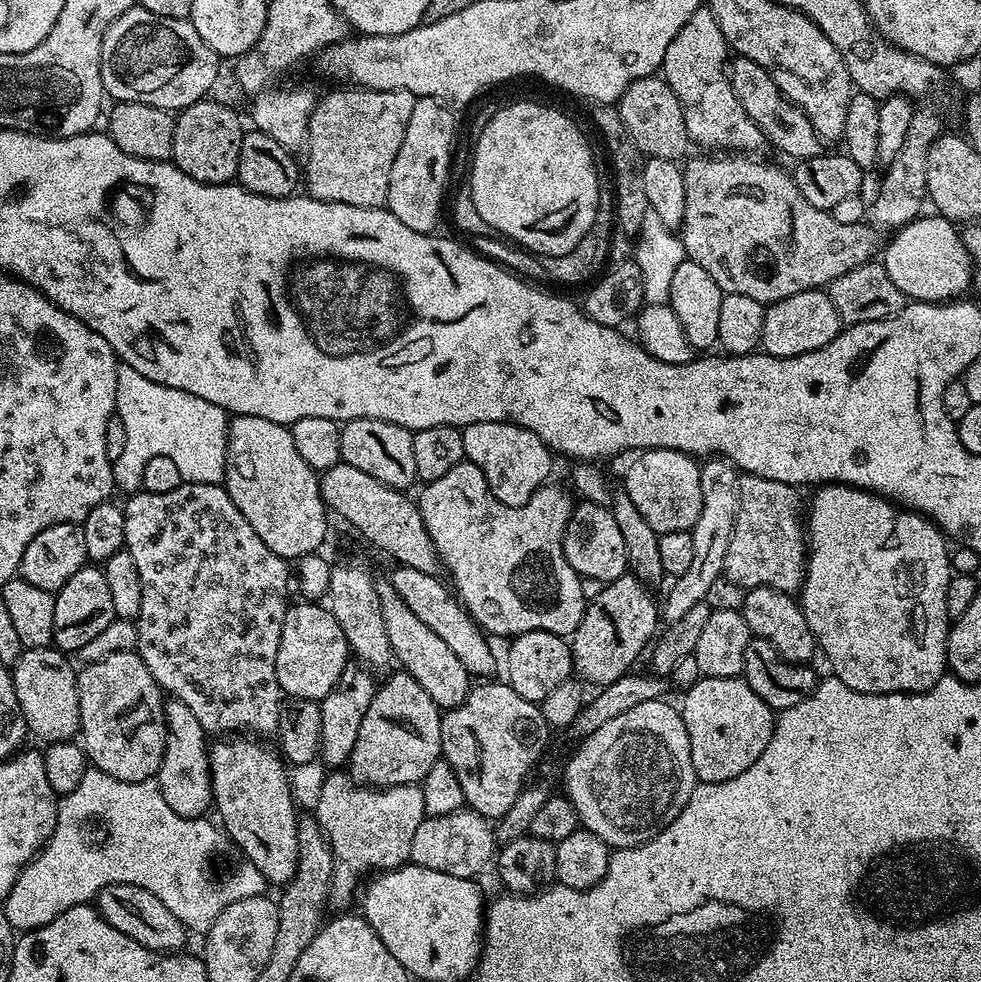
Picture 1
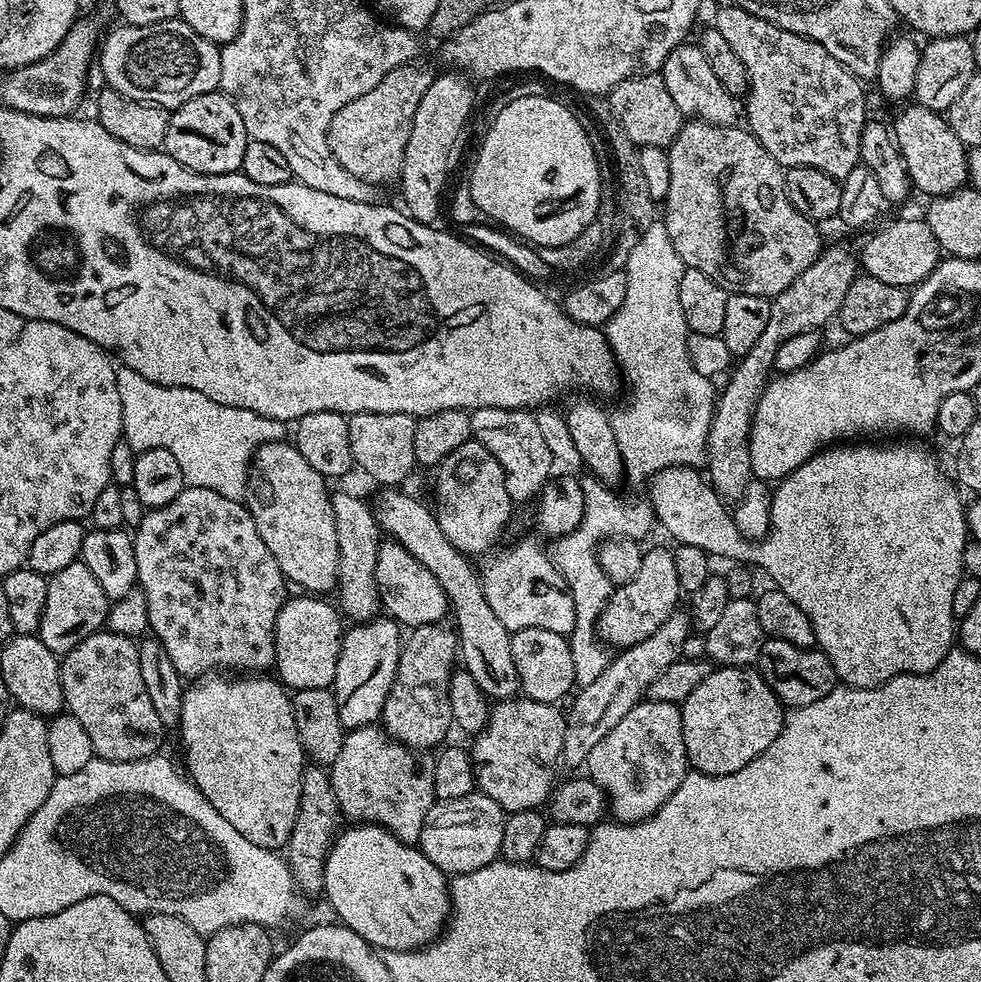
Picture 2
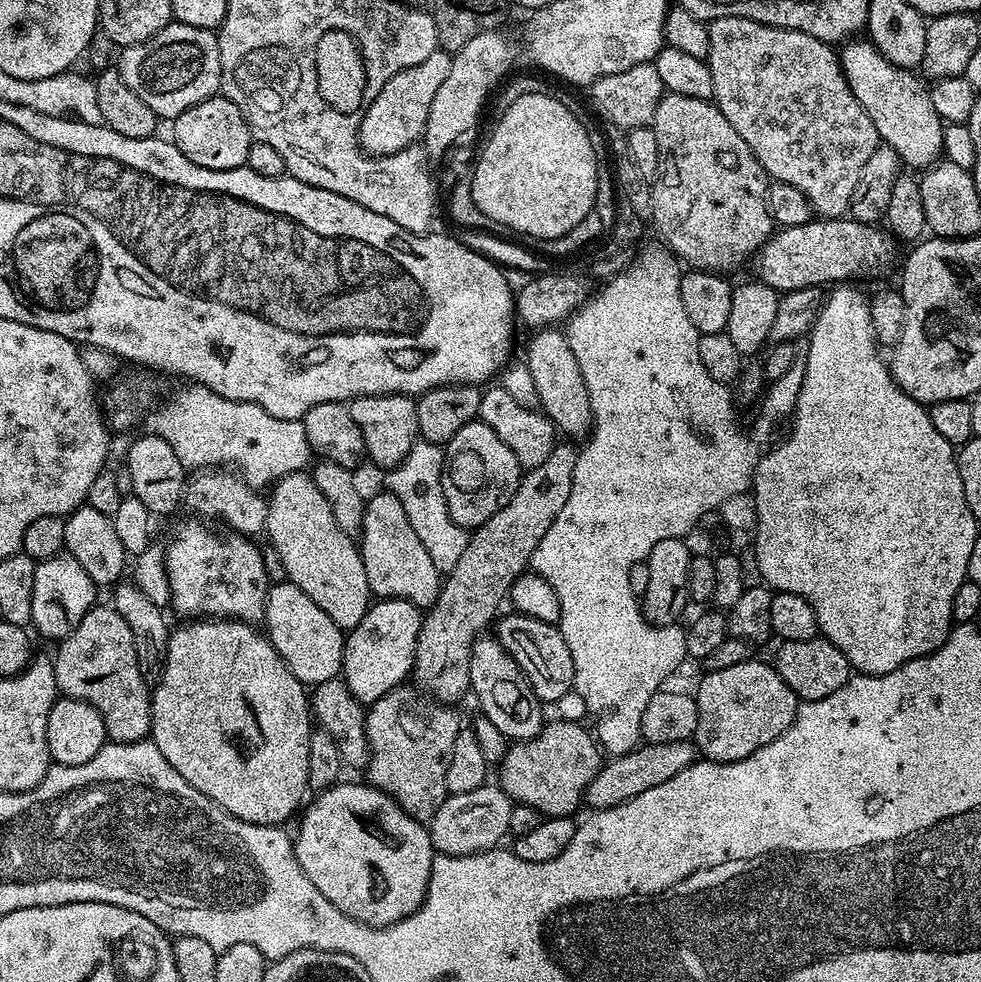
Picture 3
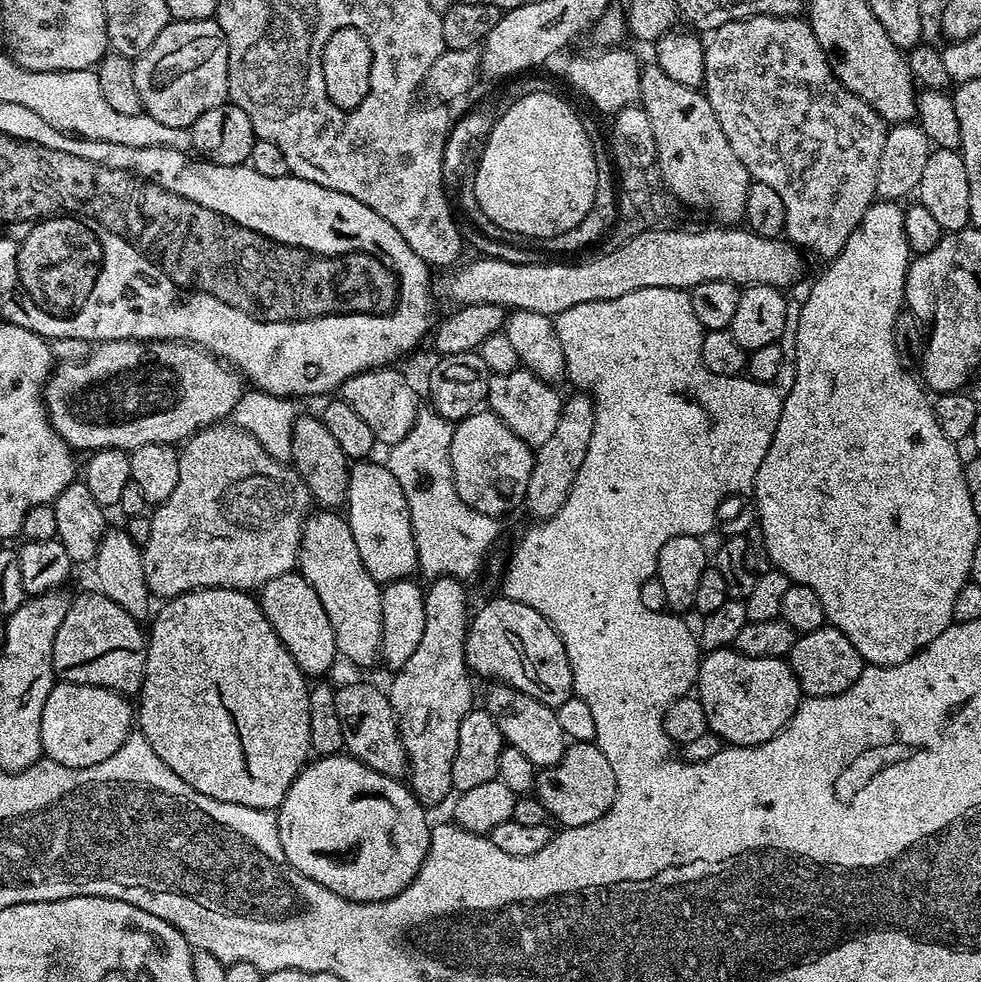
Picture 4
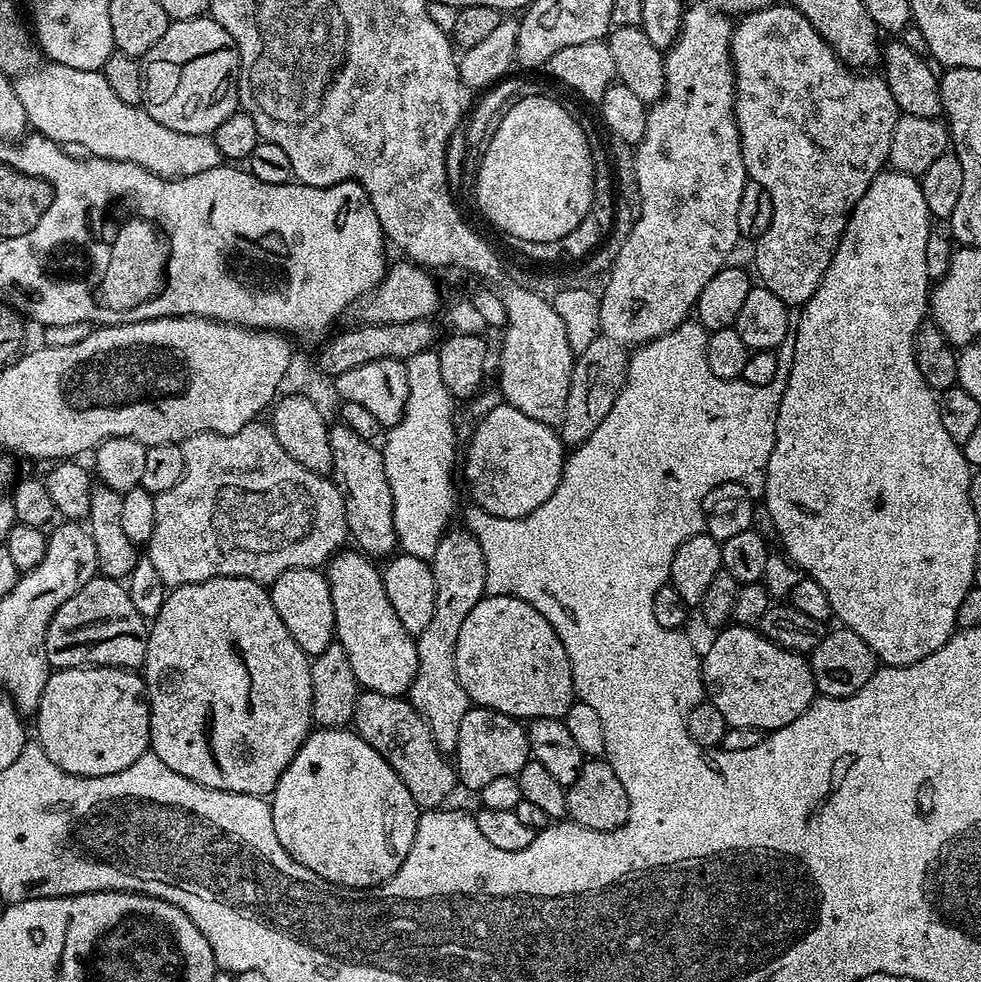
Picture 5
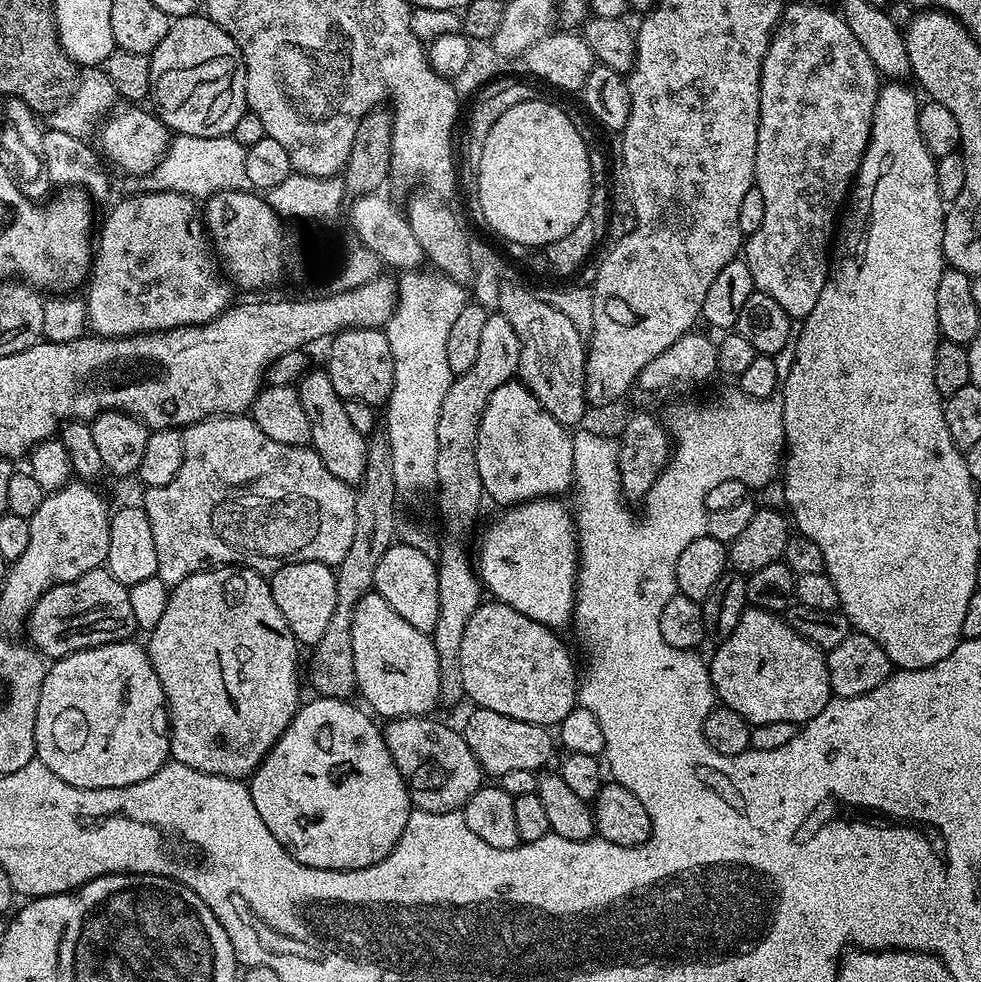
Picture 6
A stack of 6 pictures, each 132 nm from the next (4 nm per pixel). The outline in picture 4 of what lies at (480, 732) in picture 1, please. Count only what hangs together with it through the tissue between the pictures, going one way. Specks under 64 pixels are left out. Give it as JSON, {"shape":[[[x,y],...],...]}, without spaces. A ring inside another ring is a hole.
{"shape":[[[572,742],[554,766],[536,773],[534,795],[546,806],[549,817],[564,828],[586,826],[598,822],[614,802],[618,791],[616,769],[606,762],[606,754],[594,742]]]}

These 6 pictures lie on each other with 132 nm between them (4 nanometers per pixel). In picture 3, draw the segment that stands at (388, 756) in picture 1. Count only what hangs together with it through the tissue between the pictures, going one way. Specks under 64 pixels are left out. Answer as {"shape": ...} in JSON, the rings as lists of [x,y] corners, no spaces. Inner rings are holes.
{"shape":[[[557,443],[550,458],[527,469],[521,475],[518,490],[514,490],[510,499],[481,528],[469,535],[462,558],[458,558],[454,570],[443,577],[438,598],[423,613],[420,622],[414,684],[421,693],[449,706],[459,705],[459,700],[469,695],[472,644],[482,630],[487,629],[484,627],[497,619],[500,603],[503,600],[505,603],[512,584],[529,571],[542,534],[550,530],[554,518],[562,511],[562,506],[566,506],[577,451],[575,443]]]}

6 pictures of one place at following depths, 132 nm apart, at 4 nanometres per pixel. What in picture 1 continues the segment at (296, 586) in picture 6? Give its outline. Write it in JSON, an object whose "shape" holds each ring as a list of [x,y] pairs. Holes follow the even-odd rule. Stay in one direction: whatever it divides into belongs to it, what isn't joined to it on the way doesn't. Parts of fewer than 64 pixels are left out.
{"shape":[[[316,602],[300,603],[304,604],[293,603],[284,619],[276,655],[276,673],[285,697],[319,702],[334,690],[342,670],[349,667],[350,649],[346,634],[342,634],[342,626],[334,622],[327,607]]]}

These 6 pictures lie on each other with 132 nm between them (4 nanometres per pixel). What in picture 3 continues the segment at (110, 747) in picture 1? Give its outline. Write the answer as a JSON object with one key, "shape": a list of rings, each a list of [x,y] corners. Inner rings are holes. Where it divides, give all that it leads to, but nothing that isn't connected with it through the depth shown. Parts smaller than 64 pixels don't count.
{"shape":[[[94,606],[74,626],[74,630],[59,641],[56,660],[51,661],[57,689],[69,700],[84,700],[102,714],[108,740],[129,744],[145,739],[152,730],[152,698],[146,674],[138,666],[134,654],[134,634],[126,626],[126,618],[111,606]]]}

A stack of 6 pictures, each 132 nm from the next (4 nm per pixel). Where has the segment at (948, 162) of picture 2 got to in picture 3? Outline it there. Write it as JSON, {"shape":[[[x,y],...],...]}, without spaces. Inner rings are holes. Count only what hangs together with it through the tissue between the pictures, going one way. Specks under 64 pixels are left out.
{"shape":[[[864,38],[847,41],[838,55],[854,98],[862,102],[862,110],[870,114],[870,122],[874,122],[881,141],[895,150],[901,165],[927,170],[939,161],[944,151],[942,134],[945,122],[934,110],[929,85],[913,69],[894,66],[894,62],[886,59]]]}

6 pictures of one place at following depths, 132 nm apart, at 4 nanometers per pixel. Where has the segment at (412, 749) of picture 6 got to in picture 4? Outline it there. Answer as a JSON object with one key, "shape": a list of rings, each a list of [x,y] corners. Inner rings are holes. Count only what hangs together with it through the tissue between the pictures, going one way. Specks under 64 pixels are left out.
{"shape":[[[372,684],[339,685],[336,688],[336,705],[338,722],[342,722],[344,752],[383,776],[407,777],[408,751],[404,749],[396,711],[388,700],[387,691]]]}

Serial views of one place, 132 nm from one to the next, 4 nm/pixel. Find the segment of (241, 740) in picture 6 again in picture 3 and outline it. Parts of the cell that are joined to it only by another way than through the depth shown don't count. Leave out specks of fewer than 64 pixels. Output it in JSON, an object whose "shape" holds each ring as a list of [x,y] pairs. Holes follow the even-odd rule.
{"shape":[[[196,618],[191,622],[181,624],[184,624],[181,628],[171,629],[164,667],[158,673],[160,681],[154,684],[150,692],[152,743],[158,746],[158,750],[162,750],[162,758],[166,758],[166,762],[170,762],[170,766],[174,766],[174,770],[178,770],[178,774],[182,774],[182,778],[186,778],[186,782],[194,786],[194,790],[206,794],[206,798],[213,800],[219,808],[225,808],[234,818],[251,824],[287,825],[287,820],[301,811],[305,803],[304,792],[309,791],[308,767],[310,766],[310,738],[314,731],[314,717],[310,711],[310,696],[306,691],[306,685],[298,678],[294,678],[294,674],[286,666],[278,650],[274,650],[274,646],[268,641],[267,635],[251,623],[231,618]]]}

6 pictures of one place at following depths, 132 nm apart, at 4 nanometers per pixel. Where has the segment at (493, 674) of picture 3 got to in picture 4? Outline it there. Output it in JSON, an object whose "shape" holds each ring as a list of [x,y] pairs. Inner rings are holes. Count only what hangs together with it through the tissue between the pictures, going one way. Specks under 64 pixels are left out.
{"shape":[[[496,682],[488,692],[486,710],[498,722],[498,730],[502,730],[505,741],[511,747],[522,750],[530,763],[537,769],[554,766],[568,749],[569,741],[566,739],[562,726],[556,717],[556,709],[548,704],[530,698],[530,694],[522,694],[522,690],[513,688],[511,684]]]}

